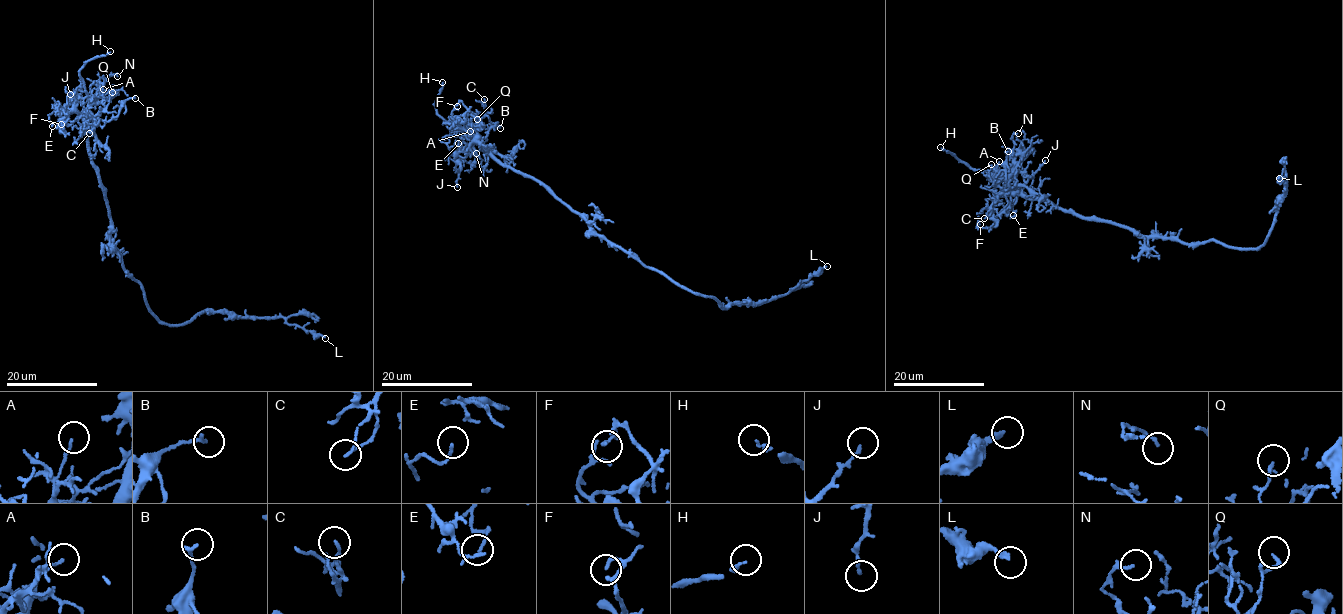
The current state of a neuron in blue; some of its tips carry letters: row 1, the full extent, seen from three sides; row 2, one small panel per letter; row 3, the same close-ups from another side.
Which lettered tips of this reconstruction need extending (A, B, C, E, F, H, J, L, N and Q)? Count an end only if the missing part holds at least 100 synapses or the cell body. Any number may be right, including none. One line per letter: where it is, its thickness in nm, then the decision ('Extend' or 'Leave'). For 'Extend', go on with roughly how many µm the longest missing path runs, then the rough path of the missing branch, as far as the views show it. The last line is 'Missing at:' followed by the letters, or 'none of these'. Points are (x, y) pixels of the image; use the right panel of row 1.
A: Place: (999, 161). Thickness 110 nm. Leave
B: Place: (1008, 151). Thickness 170 nm. Leave
C: Place: (984, 218). Thickness 110 nm. Leave
E: Place: (1013, 215). Thickness 100 nm. Leave
F: Place: (980, 224). Thickness 140 nm. Leave
H: Place: (940, 147). Thickness 140 nm. Extend. Missing length about 25 µm. Course of what is missing: (940, 147), (916, 135), (912, 129), (916, 113), (896, 98)
J: Place: (1045, 160). Thickness 130 nm. Leave
L: Place: (1279, 178). Thickness 200 nm. Leave
N: Place: (1018, 133). Thickness 150 nm. Leave
Q: Place: (991, 164). Thickness 130 nm. Leave
Missing at: H

